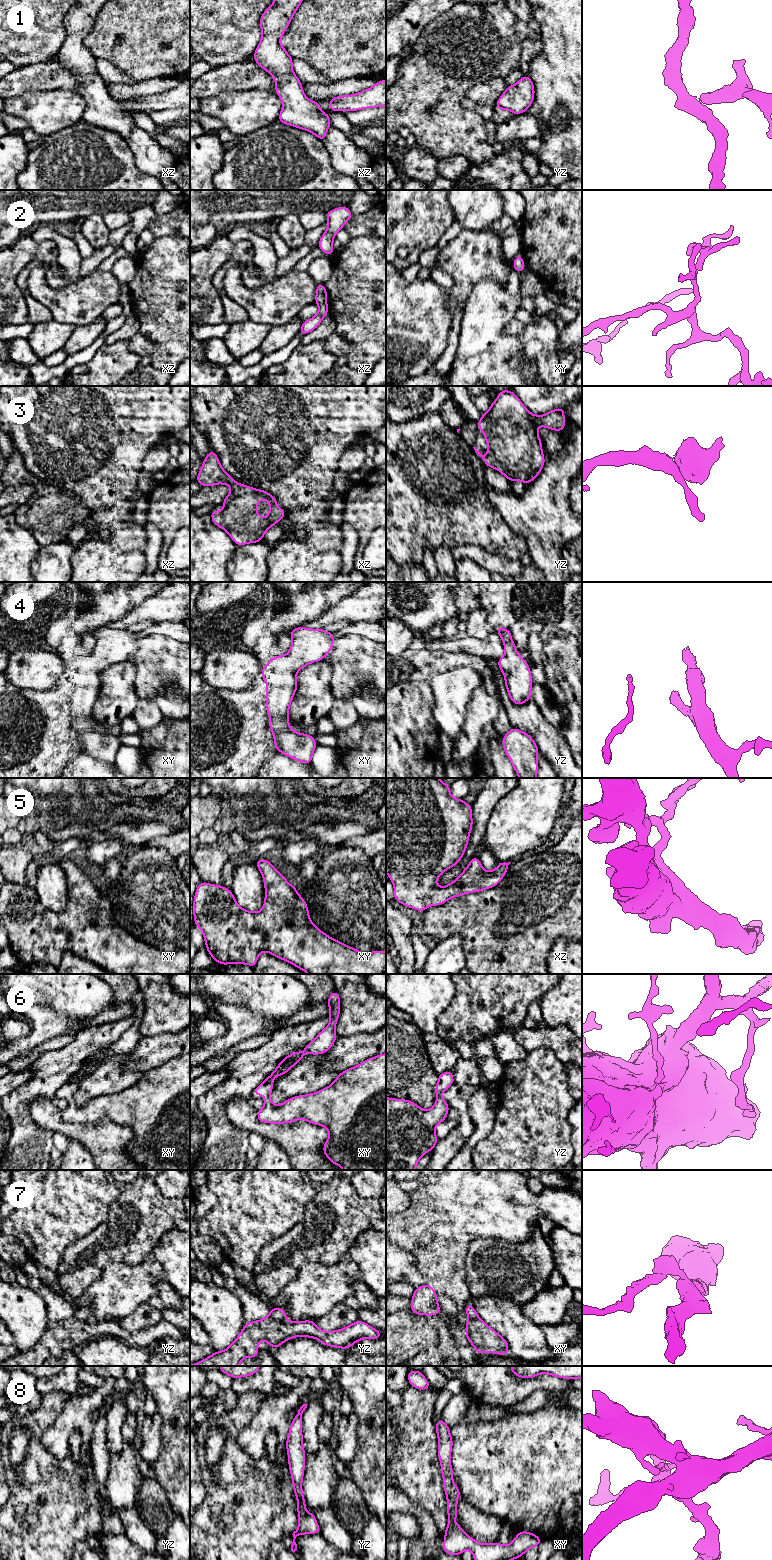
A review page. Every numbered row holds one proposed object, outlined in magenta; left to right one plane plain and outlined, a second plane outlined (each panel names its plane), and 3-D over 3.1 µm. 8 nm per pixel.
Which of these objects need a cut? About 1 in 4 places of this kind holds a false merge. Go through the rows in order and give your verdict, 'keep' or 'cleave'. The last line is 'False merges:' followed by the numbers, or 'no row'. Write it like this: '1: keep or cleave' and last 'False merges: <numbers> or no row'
1: cleave
2: keep
3: keep
4: keep
5: keep
6: keep
7: cleave
8: keep
False merges: 1, 7

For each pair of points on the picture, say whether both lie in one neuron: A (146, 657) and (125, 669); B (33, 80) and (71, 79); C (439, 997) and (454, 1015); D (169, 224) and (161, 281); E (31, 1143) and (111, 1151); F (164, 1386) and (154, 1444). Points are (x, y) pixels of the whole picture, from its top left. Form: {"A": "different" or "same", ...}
{"A": "different", "B": "same", "C": "different", "D": "different", "E": "different", "F": "different"}

